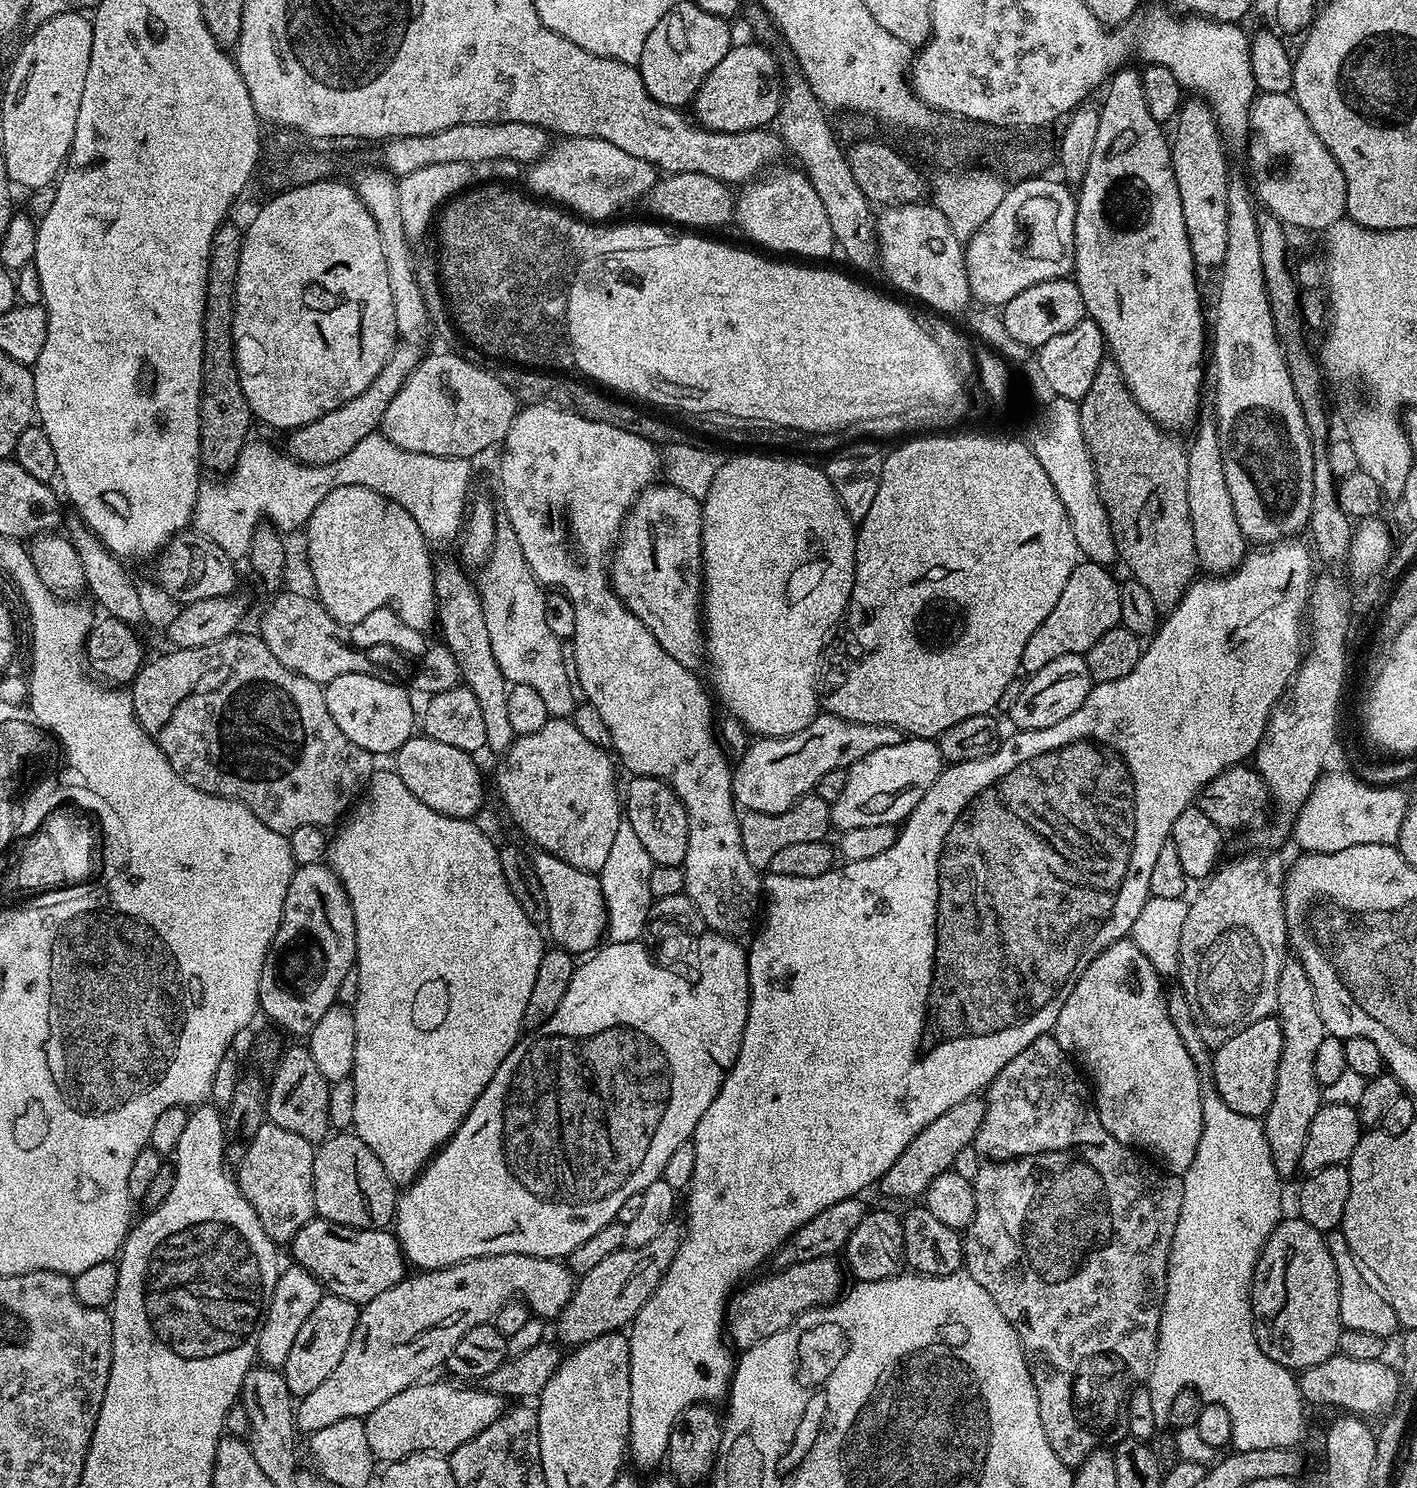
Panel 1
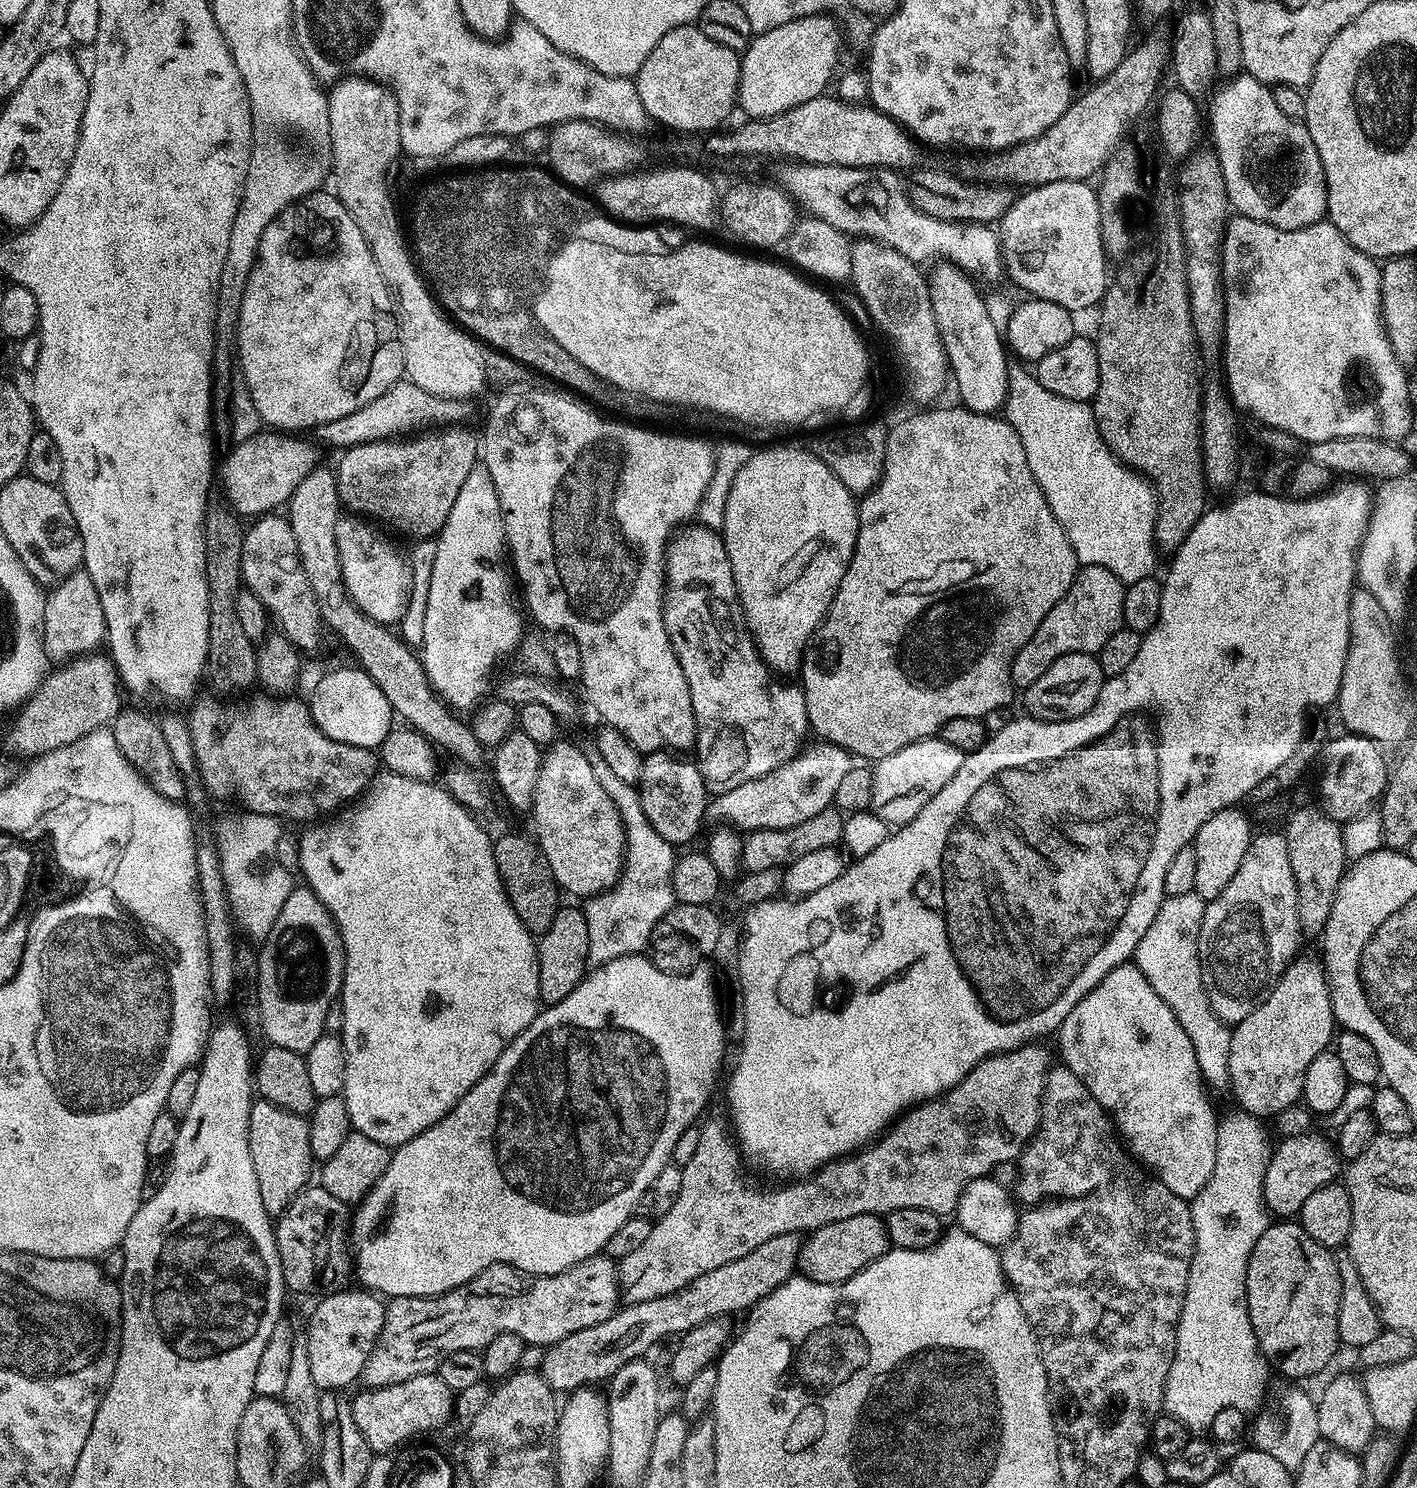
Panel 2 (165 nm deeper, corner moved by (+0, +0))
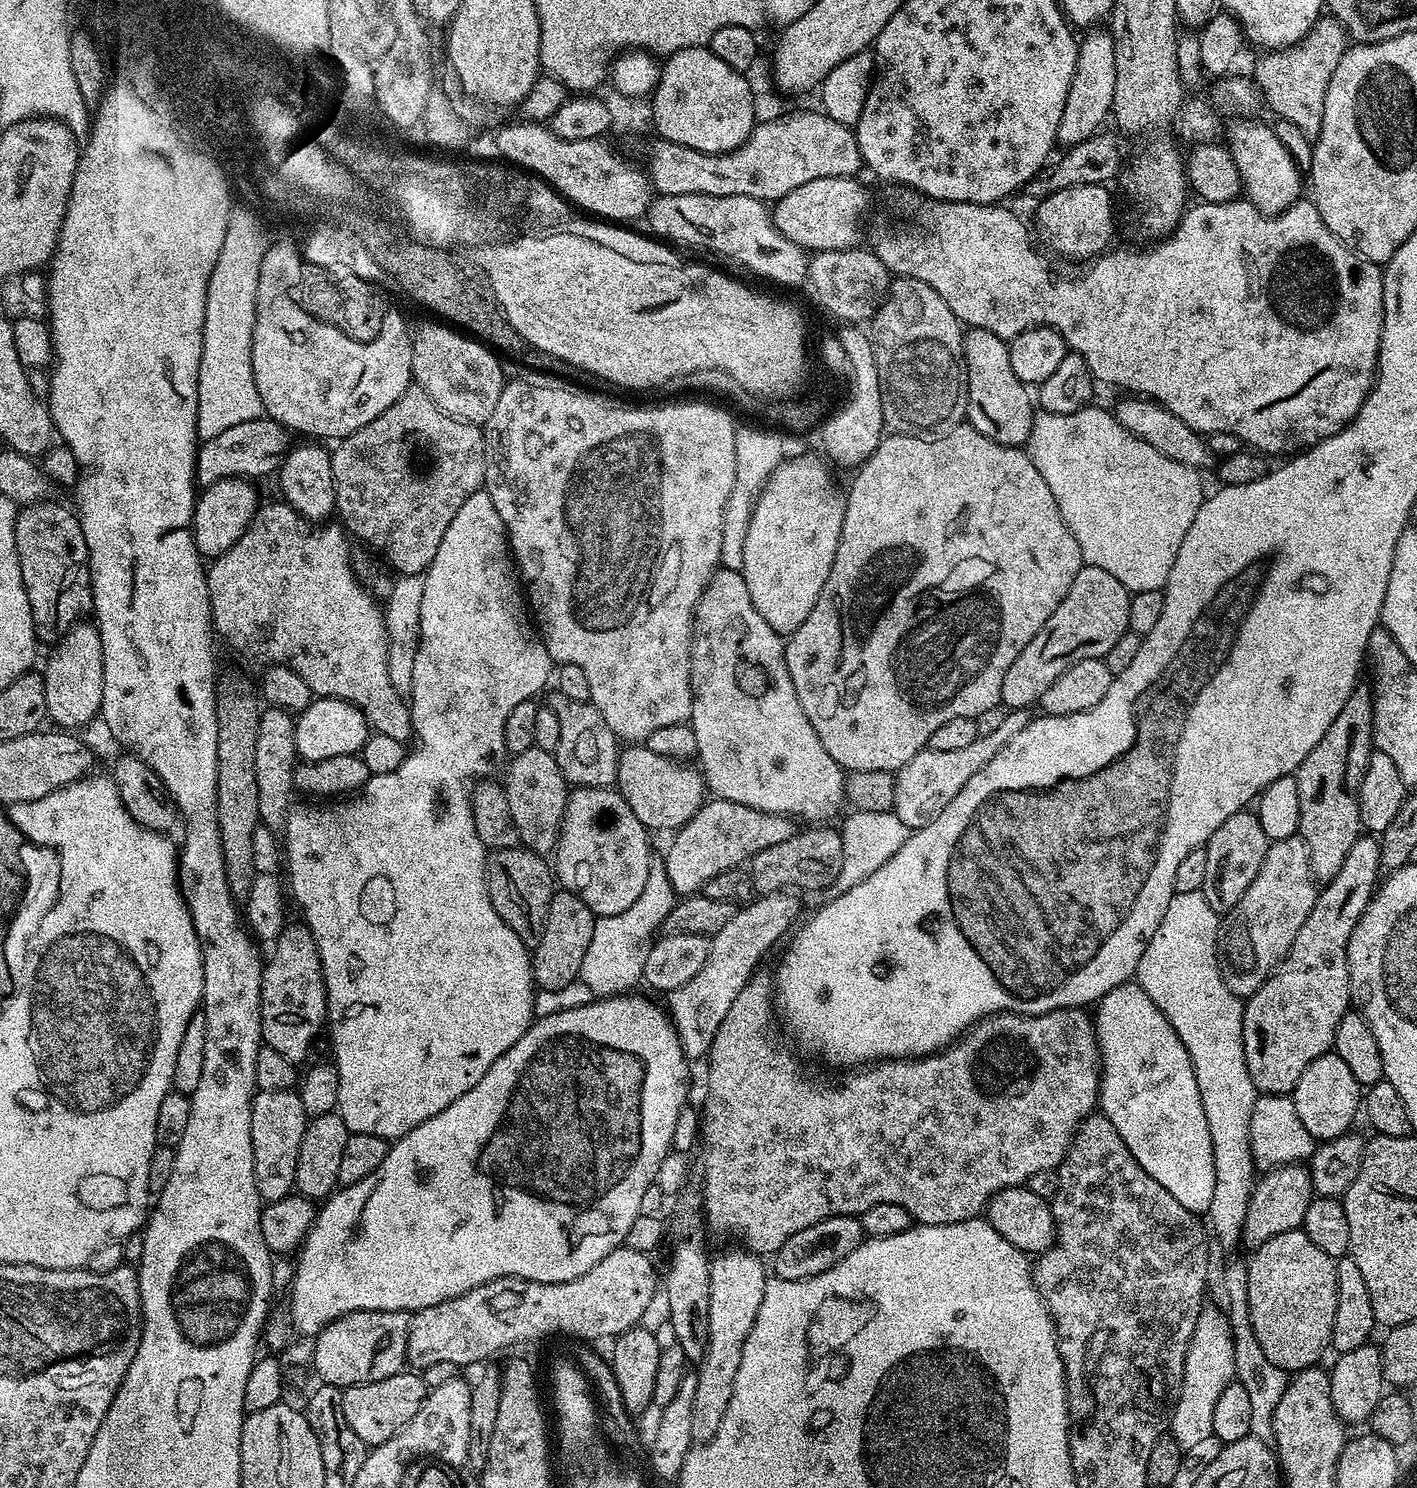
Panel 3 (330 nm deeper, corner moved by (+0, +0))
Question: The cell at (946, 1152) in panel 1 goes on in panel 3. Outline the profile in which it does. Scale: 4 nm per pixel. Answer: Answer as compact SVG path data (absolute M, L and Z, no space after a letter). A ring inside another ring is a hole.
M757 970L752 973L748 984L742 986L738 998L730 1002L730 1010L726 1010L726 1018L722 1018L722 1026L718 1026L718 1034L714 1034L712 1039L712 1050L706 1057L708 1063L708 1101L702 1107L702 1140L708 1143L704 1148L704 1198L702 1196L702 1216L706 1221L707 1227L712 1227L716 1232L732 1231L738 1239L741 1240L743 1247L749 1252L757 1254L774 1254L786 1242L786 1238L798 1234L798 1230L806 1230L806 1226L814 1226L814 1222L822 1222L831 1216L854 1216L859 1217L860 1213L870 1210L870 1206L878 1206L878 1202L894 1202L894 1206L902 1206L912 1215L913 1221L920 1226L947 1226L975 1220L988 1207L988 1201L993 1196L997 1196L1002 1190L1007 1188L1019 1188L1024 1186L1027 1179L1032 1174L1040 1170L1059 1169L1064 1161L1065 1154L1068 1153L1068 1147L1072 1145L1072 1137L1075 1136L1077 1128L1084 1123L1085 1116L1093 1115L1094 1109L1098 1104L1100 1095L1100 1054L1096 1051L1096 1033L1094 1031L1093 1021L1090 1019L1083 1007L1079 1008L1059 1008L1046 1014L1037 1016L1021 1016L1019 1012L998 1012L994 1016L986 1016L982 1020L977 1020L959 1040L948 1045L947 1048L932 1053L930 1056L919 1058L885 1058L879 1062L869 1063L867 1066L857 1067L855 1070L848 1070L841 1080L836 1080L831 1084L828 1080L811 1080L806 1073L800 1072L800 1064L776 1041L776 1032L772 1029L772 1016L774 1020L774 980L771 975L768 976L764 970Z

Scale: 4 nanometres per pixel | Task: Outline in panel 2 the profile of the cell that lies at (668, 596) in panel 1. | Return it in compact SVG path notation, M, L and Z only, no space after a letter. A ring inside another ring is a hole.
M699 522L681 527L668 541L664 554L664 578L666 634L682 666L682 674L686 674L686 682L690 686L690 702L694 706L694 760L704 775L705 784L713 793L729 792L751 779L770 774L801 749L805 743L804 735L810 732L804 693L799 687L768 684L770 669L757 652L752 633L744 620L744 611L740 609L736 594L734 574L730 570L730 558L726 554L723 535L717 529L706 528Z

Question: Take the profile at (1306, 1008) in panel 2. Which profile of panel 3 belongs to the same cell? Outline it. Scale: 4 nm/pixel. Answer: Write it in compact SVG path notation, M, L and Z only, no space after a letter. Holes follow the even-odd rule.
M1372 834L1361 835L1360 839L1354 842L1354 846L1350 846L1350 854L1346 854L1346 862L1342 862L1342 870L1338 870L1338 874L1334 874L1334 878L1327 881L1319 889L1314 902L1314 910L1310 910L1310 915L1306 918L1306 922L1302 922L1302 930L1298 930L1298 938L1294 938L1294 946L1290 946L1289 952L1285 954L1284 959L1277 965L1272 975L1264 981L1262 987L1253 993L1252 996L1247 997L1244 1004L1242 1042L1245 1048L1246 1069L1249 1070L1250 1078L1254 1082L1257 1093L1267 1094L1272 1098L1280 1098L1285 1094L1291 1093L1292 1087L1298 1082L1298 1078L1302 1078L1302 1070L1306 1070L1306 1066L1310 1066L1310 1062L1314 1062L1314 1058L1333 1051L1332 1043L1334 1042L1334 1034L1338 1030L1338 1022L1342 1022L1342 1018L1350 1010L1350 1001L1352 999L1350 994L1350 974L1348 973L1348 943L1350 942L1350 934L1354 934L1354 926L1358 926L1358 918L1362 918L1366 906L1372 901L1372 893L1376 891L1381 876L1380 841Z

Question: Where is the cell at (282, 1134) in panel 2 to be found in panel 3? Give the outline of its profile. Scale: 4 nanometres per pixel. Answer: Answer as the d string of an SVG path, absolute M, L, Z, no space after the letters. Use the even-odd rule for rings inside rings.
M299 1091L262 1092L252 1098L250 1142L254 1154L254 1178L261 1201L271 1202L293 1195L296 1186L298 1150L302 1146L309 1117L302 1106Z

